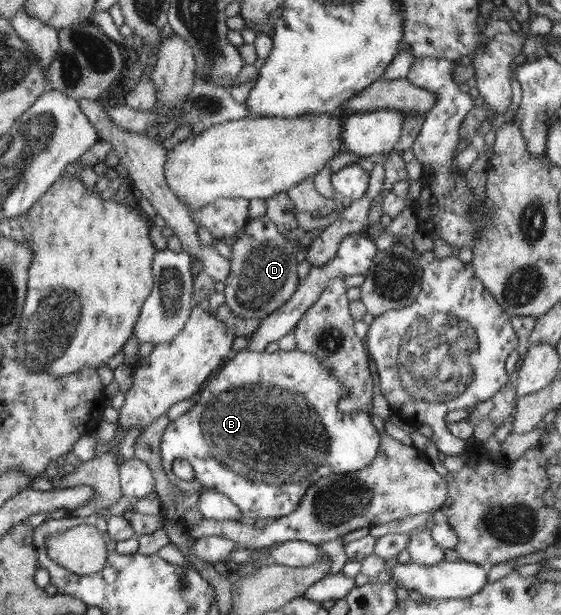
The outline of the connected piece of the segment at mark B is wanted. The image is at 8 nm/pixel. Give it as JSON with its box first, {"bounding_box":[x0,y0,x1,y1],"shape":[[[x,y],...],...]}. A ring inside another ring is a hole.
{"bounding_box":[159,349,381,523],"shape":[[[249,349],[234,351],[232,356],[224,363],[224,367],[217,372],[217,375],[213,379],[209,379],[204,385],[203,391],[199,395],[199,401],[187,413],[181,415],[175,421],[171,421],[161,437],[159,453],[165,475],[178,492],[183,491],[176,496],[175,517],[183,523],[185,511],[197,508],[201,490],[209,488],[226,495],[231,501],[234,501],[234,504],[239,508],[239,512],[245,518],[253,518],[254,520],[271,518],[275,520],[295,511],[307,488],[317,483],[324,475],[351,473],[368,467],[373,459],[377,457],[381,436],[372,425],[371,417],[357,411],[347,414],[338,409],[338,402],[345,396],[345,389],[341,387],[339,380],[335,379],[333,375],[329,375],[329,373],[330,369],[323,362],[320,362],[320,359],[317,359],[313,354],[297,349],[292,351],[277,350],[273,353],[251,351]],[[176,459],[185,459],[193,466],[195,472],[193,480],[183,480],[173,474],[172,465]]]}

